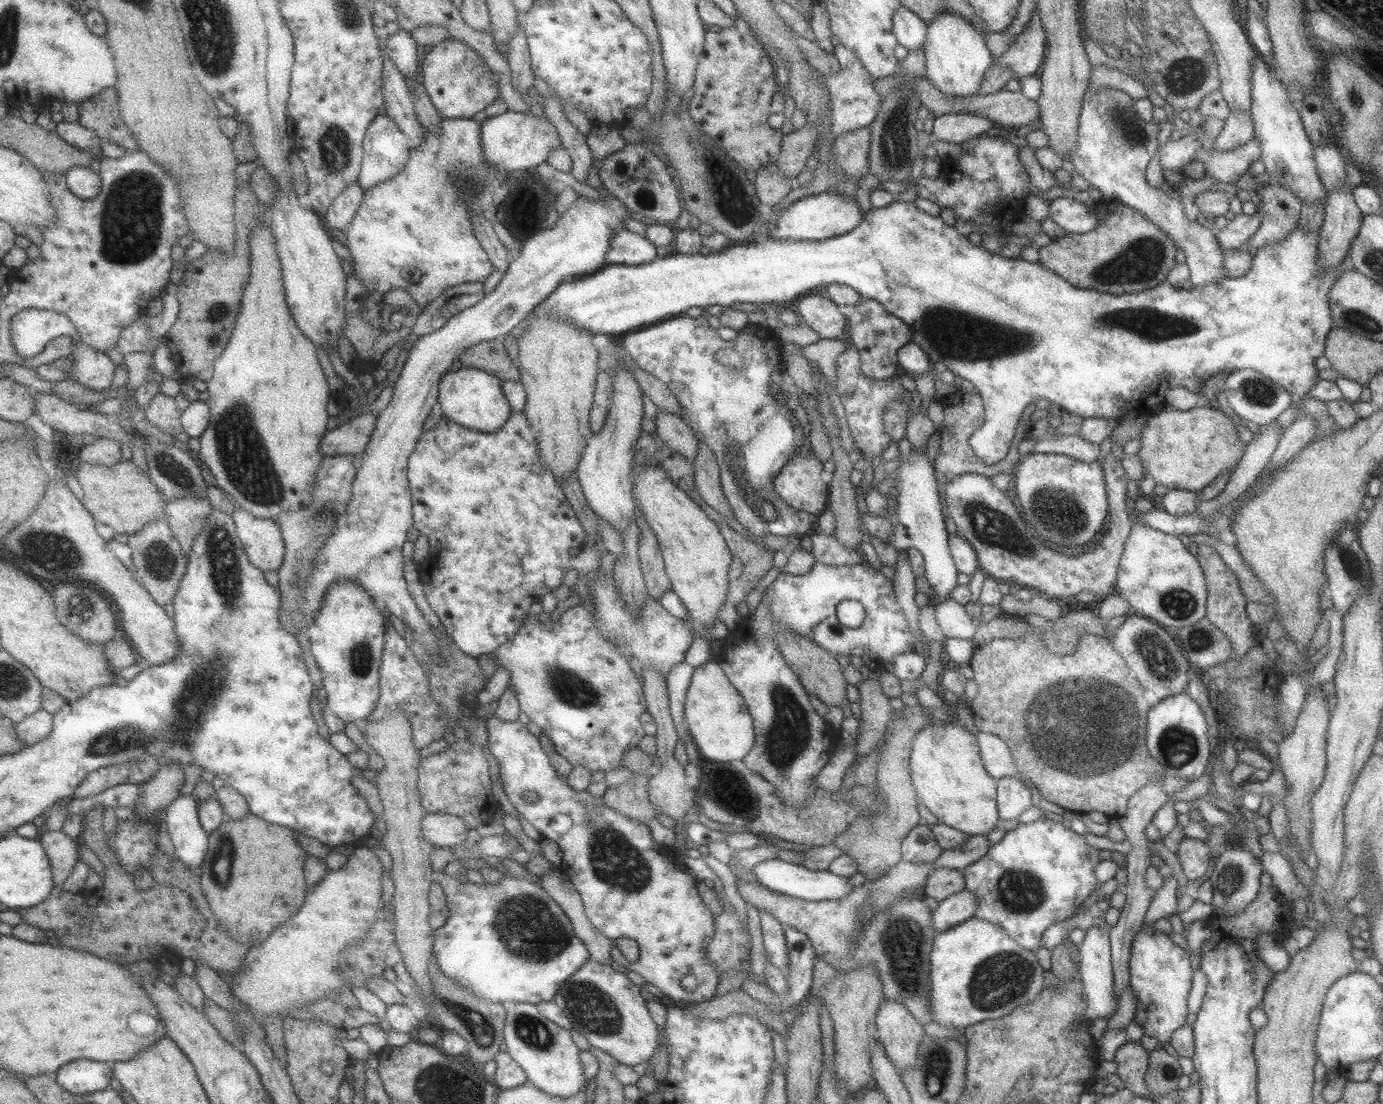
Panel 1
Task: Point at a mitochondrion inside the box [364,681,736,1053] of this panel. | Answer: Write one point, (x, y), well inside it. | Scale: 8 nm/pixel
(529, 929)

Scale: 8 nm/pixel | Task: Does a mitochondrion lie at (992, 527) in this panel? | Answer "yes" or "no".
yes

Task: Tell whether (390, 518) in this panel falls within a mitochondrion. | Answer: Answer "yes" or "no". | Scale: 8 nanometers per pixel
no

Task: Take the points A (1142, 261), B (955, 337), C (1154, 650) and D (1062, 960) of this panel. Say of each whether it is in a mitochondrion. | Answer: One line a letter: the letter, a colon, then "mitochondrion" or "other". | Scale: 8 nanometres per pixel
A: mitochondrion
B: mitochondrion
C: mitochondrion
D: other

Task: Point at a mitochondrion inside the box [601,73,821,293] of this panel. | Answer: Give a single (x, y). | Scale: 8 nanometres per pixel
(733, 201)

